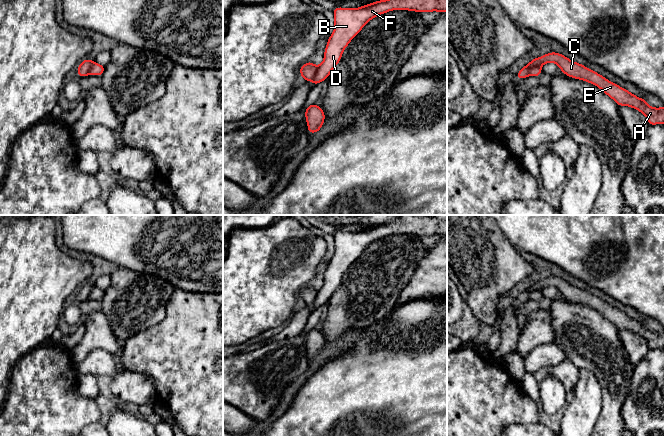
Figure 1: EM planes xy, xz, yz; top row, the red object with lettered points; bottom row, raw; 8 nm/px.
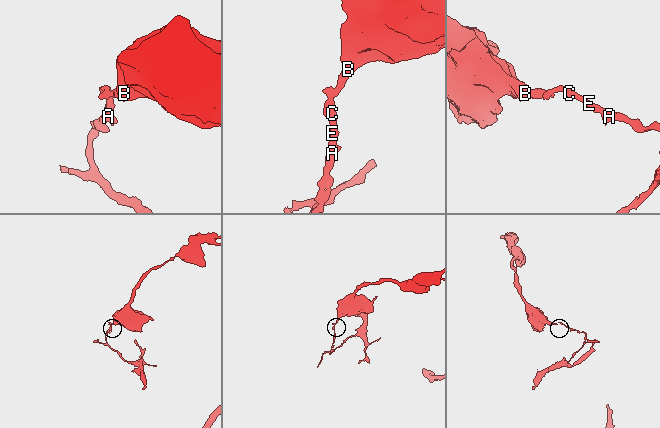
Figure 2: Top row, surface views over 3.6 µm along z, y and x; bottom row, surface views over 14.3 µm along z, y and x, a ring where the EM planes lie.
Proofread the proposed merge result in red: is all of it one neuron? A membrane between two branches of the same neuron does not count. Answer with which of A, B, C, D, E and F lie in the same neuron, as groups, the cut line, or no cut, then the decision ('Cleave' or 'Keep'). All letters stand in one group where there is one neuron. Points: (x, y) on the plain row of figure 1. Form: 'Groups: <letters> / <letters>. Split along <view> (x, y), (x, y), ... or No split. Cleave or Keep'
Groups: A C E / B D F. Split along yz (540, 290), (531, 290), (528, 297). Cleave

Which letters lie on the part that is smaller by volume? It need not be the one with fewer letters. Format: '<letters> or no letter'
A, C, E

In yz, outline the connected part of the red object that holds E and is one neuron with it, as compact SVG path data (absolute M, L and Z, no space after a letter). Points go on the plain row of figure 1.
M551 276L539 282L535 282L530 287L521 292L517 298L517 303L528 301L529 292L533 290L541 291L545 287L553 286L559 290L561 295L569 301L584 304L599 311L606 319L611 321L619 330L630 330L643 337L649 349L664 347L664 331L654 332L628 314L610 306L595 295L583 290L582 288L571 285L560 277Z

